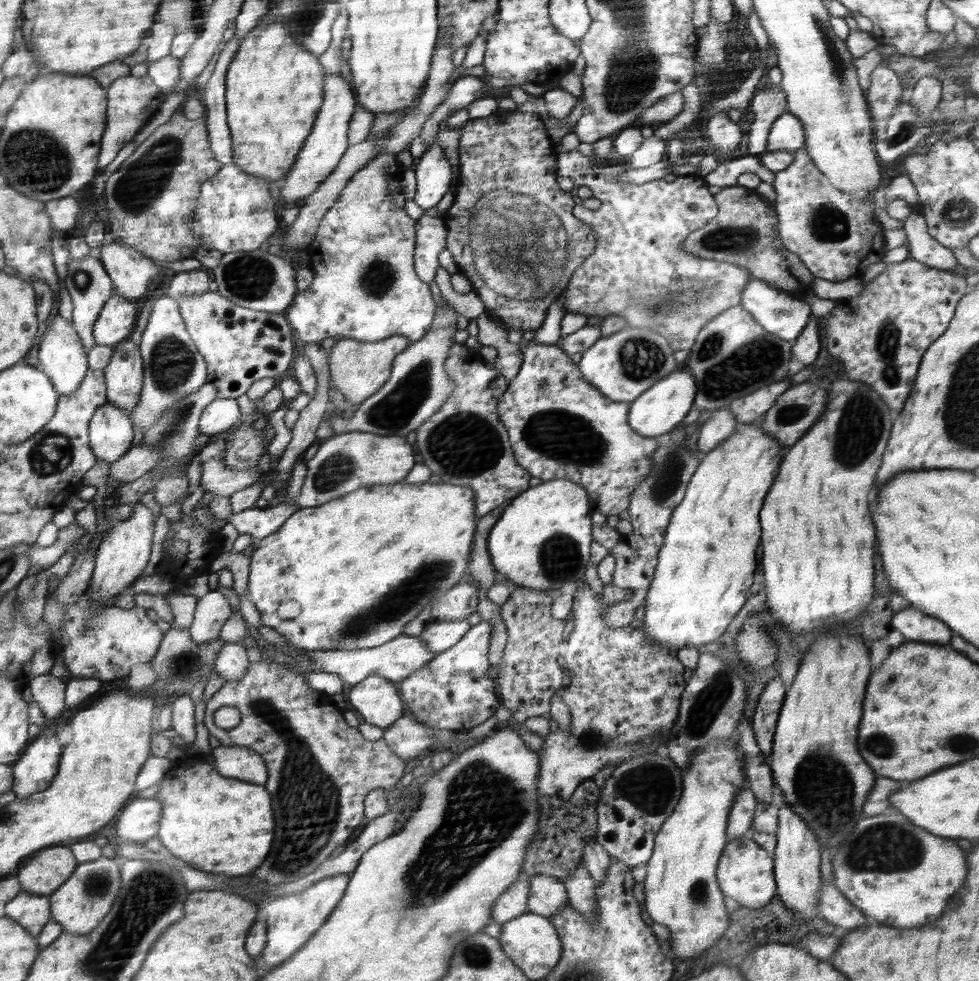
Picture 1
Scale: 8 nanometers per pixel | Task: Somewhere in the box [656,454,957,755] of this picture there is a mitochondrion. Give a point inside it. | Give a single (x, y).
(707, 705)

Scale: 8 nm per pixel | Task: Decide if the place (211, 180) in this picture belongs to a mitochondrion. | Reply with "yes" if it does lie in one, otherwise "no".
no

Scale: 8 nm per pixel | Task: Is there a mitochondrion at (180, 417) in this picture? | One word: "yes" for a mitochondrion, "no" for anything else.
yes

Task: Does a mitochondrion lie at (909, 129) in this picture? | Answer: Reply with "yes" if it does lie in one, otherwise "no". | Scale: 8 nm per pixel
yes

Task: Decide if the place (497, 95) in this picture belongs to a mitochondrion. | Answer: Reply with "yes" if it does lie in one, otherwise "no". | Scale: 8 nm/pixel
no

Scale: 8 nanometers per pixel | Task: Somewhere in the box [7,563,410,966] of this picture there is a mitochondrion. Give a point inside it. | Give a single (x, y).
(311, 800)

